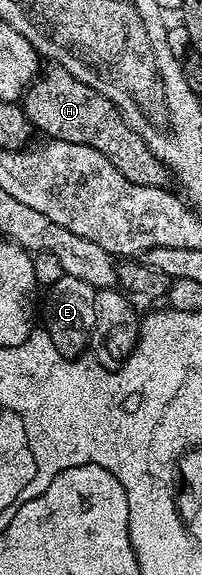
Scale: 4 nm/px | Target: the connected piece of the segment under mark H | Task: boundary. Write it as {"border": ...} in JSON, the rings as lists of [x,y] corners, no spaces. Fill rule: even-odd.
{"border":[[[56,64],[46,67],[34,78],[23,99],[25,115],[36,131],[41,133],[42,130],[44,137],[54,142],[87,144],[103,152],[103,156],[107,156],[107,160],[111,160],[111,164],[115,164],[115,168],[119,168],[131,184],[165,186],[170,181],[169,171],[157,159],[155,152],[143,144],[141,137],[129,127],[125,117],[115,108],[115,104],[111,104],[111,100],[107,100],[107,96],[75,80],[67,68]]]}

